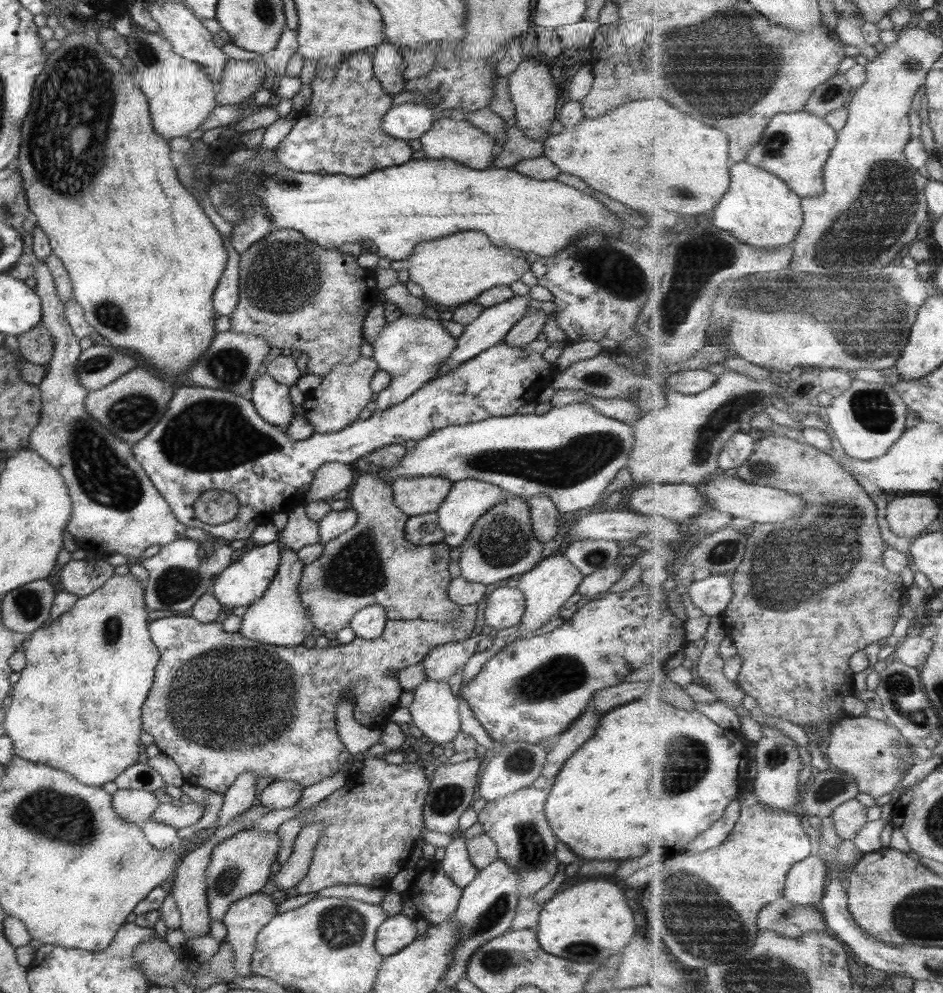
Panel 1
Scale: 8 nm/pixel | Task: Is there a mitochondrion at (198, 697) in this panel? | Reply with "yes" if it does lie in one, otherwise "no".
yes

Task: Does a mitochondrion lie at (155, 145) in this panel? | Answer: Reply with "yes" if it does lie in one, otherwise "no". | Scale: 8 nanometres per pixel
no

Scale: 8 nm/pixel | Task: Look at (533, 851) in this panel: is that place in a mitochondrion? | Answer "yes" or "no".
yes

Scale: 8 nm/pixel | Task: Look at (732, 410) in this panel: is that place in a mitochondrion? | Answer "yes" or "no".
yes

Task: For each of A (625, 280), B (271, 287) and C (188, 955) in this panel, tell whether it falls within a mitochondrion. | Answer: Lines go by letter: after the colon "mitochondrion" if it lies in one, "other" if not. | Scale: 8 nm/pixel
A: mitochondrion
B: mitochondrion
C: other

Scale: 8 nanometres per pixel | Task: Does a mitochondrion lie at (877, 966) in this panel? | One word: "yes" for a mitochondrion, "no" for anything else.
no

